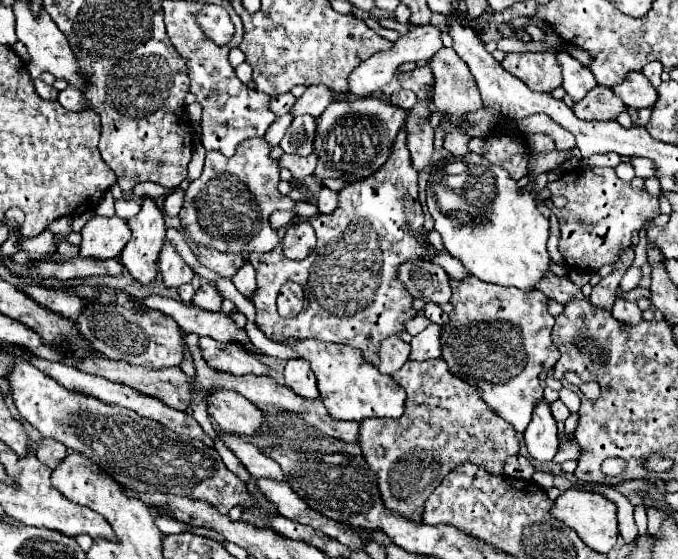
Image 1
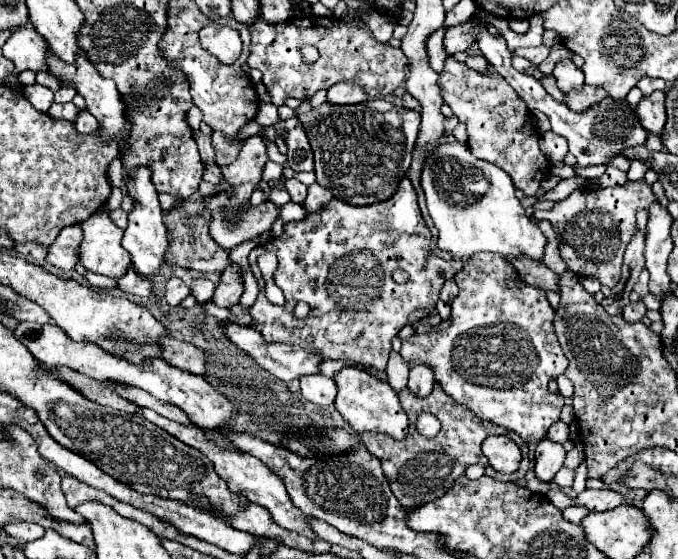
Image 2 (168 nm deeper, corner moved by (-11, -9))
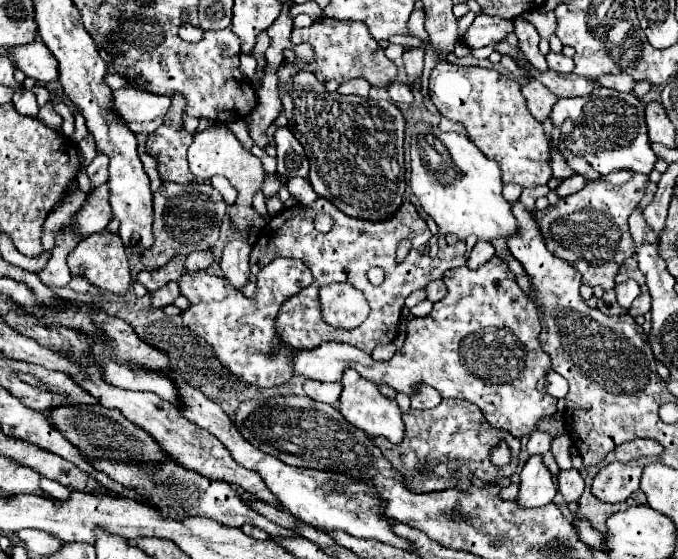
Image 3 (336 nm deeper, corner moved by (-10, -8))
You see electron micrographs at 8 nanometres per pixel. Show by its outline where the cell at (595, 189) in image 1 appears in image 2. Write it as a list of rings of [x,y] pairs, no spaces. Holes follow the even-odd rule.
[[[629,181],[621,187],[599,187],[599,189],[575,189],[567,199],[555,203],[553,209],[549,211],[535,211],[535,219],[547,219],[553,223],[555,233],[559,235],[561,243],[561,257],[567,263],[571,271],[579,277],[595,277],[599,279],[601,285],[615,287],[621,279],[621,263],[623,263],[623,253],[631,241],[631,237],[639,231],[637,229],[637,219],[635,213],[637,209],[649,211],[649,207],[657,203],[655,193],[645,181]],[[581,215],[595,215],[591,219],[581,221]],[[573,223],[573,241],[571,235],[567,237],[567,225]]]

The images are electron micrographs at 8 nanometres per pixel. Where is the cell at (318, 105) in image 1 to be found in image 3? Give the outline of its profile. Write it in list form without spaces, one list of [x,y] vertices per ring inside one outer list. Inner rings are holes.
[[[348,80],[344,84],[340,84],[338,94],[356,94],[356,96],[368,96],[370,84],[366,80]]]

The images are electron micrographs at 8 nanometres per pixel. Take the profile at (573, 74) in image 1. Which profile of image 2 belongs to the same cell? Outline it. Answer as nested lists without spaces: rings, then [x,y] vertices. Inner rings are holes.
[[[561,59],[561,61],[555,65],[553,77],[555,77],[555,81],[557,81],[557,87],[559,87],[563,93],[579,91],[579,89],[585,85],[585,81],[583,81],[583,71],[577,69],[571,59]]]

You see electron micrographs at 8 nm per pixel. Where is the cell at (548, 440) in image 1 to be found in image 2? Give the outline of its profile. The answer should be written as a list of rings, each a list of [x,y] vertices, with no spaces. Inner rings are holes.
[[[541,439],[537,443],[535,451],[535,473],[537,479],[541,481],[551,481],[553,475],[563,467],[565,461],[565,449],[563,445],[551,441],[551,439]]]

